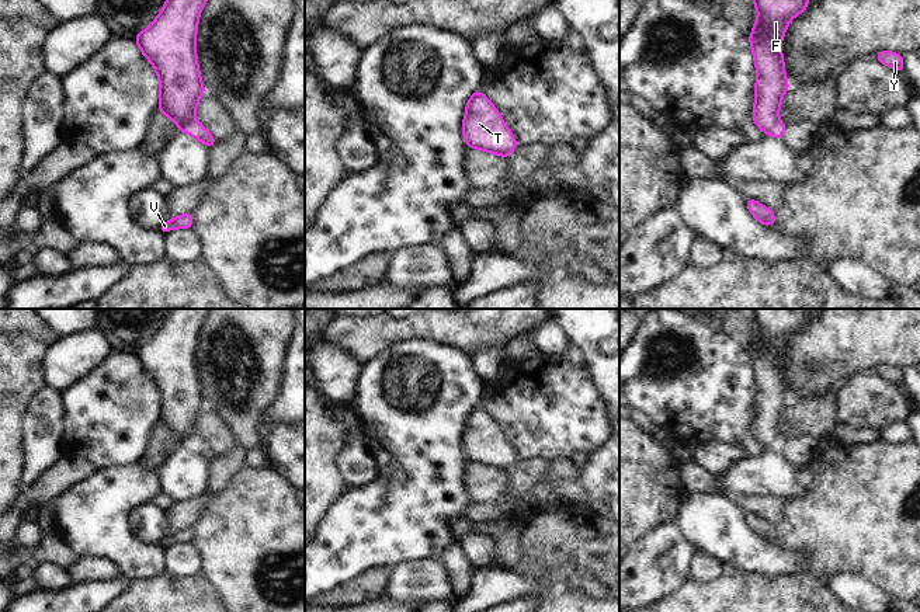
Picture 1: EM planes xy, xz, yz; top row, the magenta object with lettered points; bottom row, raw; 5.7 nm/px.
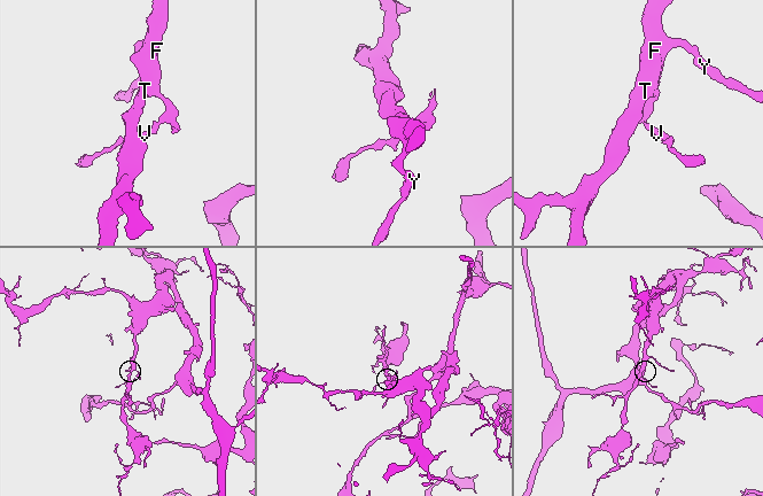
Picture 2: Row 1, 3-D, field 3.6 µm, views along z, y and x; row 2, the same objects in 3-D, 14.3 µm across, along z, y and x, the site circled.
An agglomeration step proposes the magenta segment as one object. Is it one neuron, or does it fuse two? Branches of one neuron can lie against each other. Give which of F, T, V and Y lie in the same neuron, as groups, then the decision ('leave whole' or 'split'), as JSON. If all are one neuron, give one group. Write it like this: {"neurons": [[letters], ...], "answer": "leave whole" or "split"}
{"neurons": [["F", "T", "Y"], ["V"]], "answer": "split"}

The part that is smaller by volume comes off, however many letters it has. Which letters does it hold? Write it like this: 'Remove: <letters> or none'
Remove: V

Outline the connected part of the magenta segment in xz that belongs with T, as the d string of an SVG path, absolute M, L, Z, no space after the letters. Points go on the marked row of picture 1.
M479 90L466 104L462 133L468 147L497 156L511 153L518 146L501 114Z

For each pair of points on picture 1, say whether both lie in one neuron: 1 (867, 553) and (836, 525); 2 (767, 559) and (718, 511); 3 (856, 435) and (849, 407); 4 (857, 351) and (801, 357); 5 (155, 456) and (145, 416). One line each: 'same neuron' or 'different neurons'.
1: same neuron
2: same neuron
3: different neurons
4: same neuron
5: different neurons

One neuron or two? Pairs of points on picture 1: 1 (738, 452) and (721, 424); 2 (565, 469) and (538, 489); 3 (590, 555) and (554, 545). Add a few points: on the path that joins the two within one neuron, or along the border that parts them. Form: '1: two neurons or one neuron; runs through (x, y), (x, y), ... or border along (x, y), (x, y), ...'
1: two neurons; border along (700, 445), (710, 442), (735, 444), (747, 455)
2: one neuron; runs through (558, 470), (545, 483)
3: one neuron; runs through (582, 546), (562, 545)

